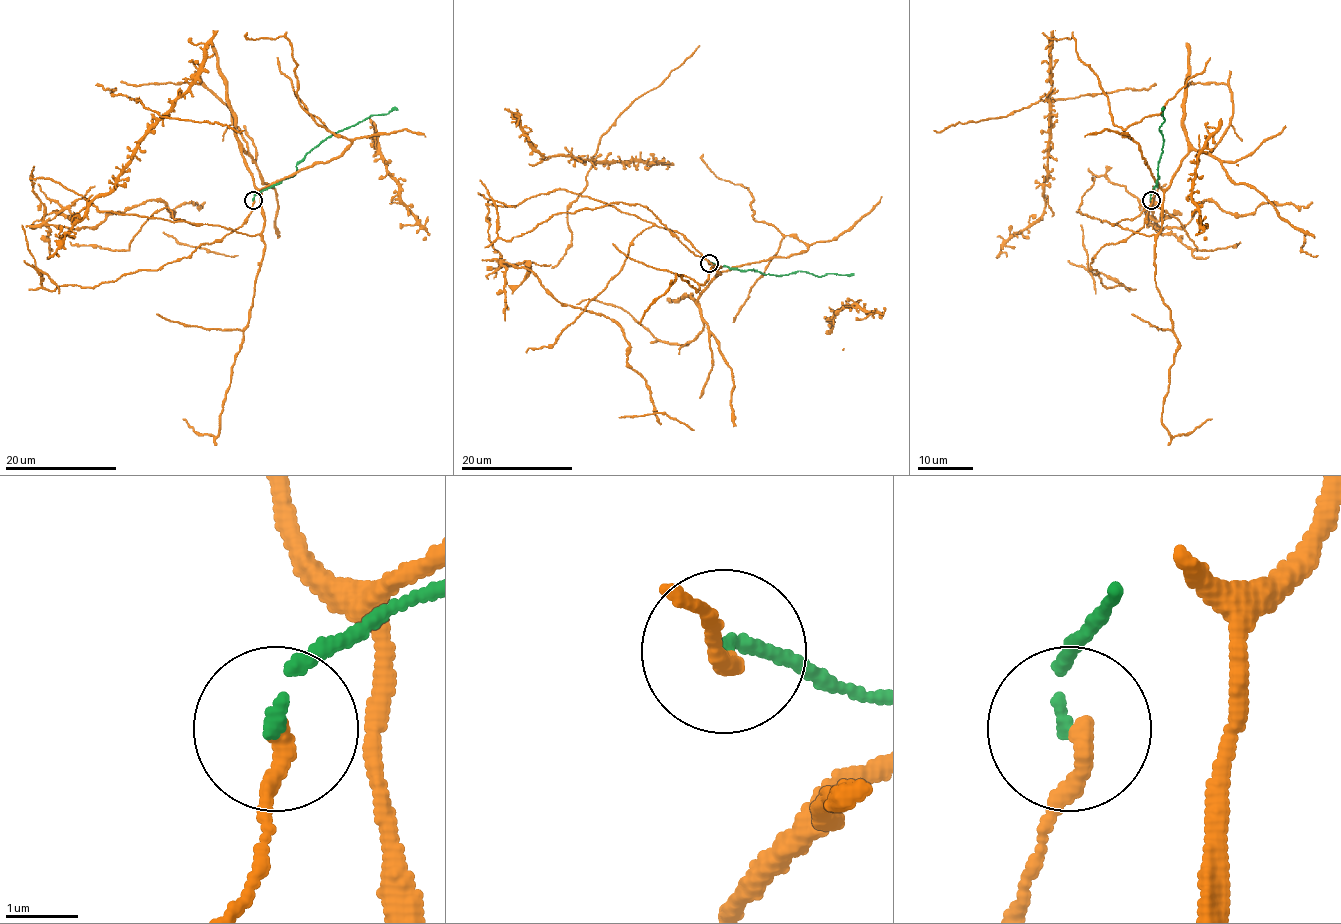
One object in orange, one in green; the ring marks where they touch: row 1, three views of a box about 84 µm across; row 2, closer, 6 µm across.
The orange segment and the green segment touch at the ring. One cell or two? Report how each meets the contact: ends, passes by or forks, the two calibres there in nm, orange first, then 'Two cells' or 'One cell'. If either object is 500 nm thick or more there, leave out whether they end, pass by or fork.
At the ring orange ends. At the ring green ends. Thickness 260 nm (orange) against 140 nm. Two cells

